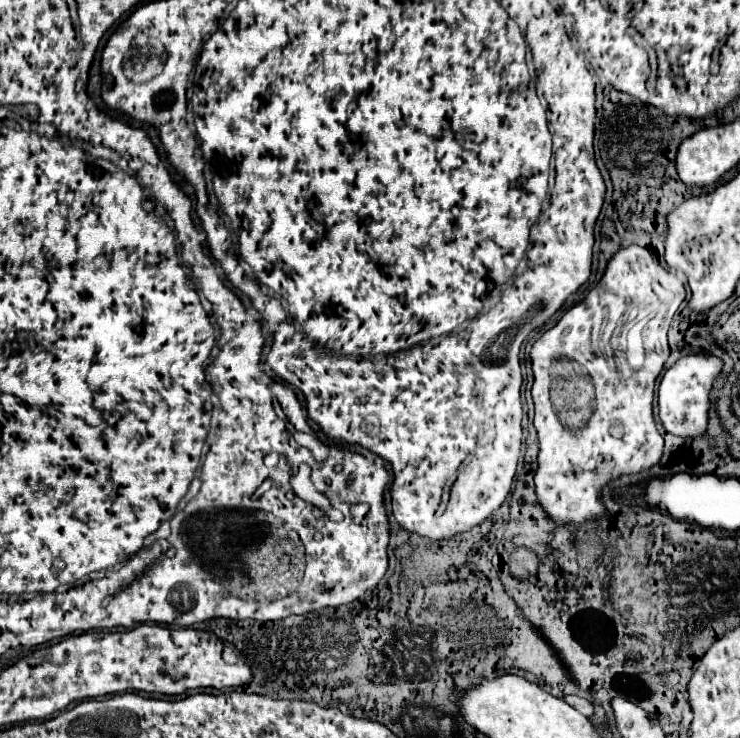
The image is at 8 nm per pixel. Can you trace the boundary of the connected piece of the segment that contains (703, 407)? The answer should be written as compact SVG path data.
M711 355L681 357L663 377L659 387L659 417L663 427L679 437L701 437L707 431L709 391L721 371L721 361Z

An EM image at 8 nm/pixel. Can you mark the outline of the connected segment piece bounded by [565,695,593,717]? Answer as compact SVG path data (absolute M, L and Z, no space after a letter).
M575 695L565 697L565 701L567 701L571 707L575 707L577 711L585 713L587 717L593 717L593 703L591 703L591 701L587 701L587 699L583 699L583 697L575 697Z

